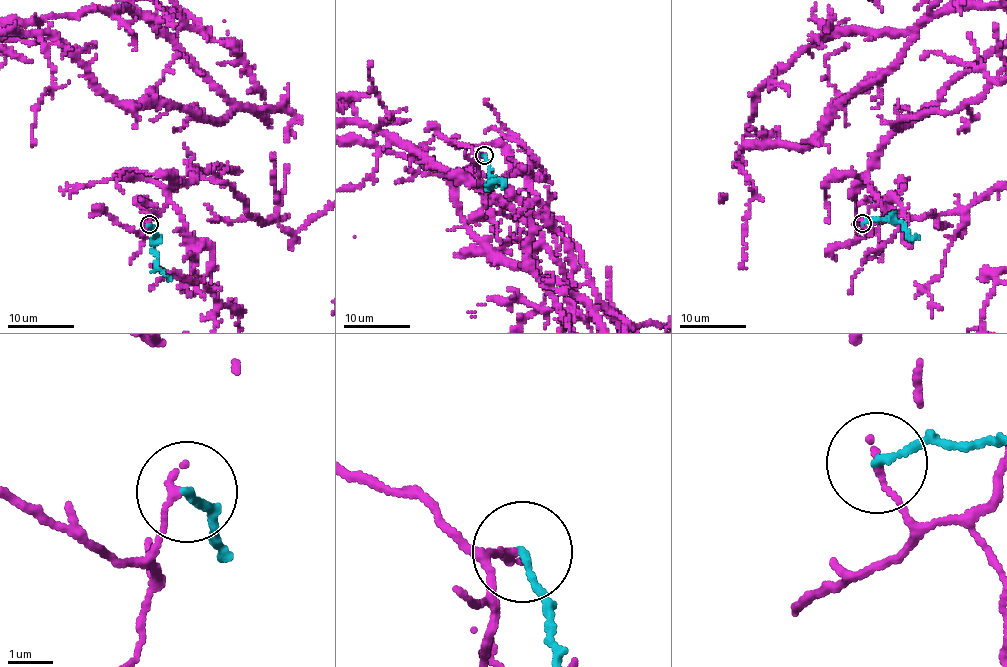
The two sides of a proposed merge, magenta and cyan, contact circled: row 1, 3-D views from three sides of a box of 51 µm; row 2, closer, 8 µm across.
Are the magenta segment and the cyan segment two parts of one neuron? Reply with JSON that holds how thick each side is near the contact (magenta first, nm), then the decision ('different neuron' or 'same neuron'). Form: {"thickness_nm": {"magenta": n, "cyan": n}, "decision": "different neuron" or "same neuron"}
{"thickness_nm": {"magenta": 180, "cyan": 160}, "decision": "different neuron"}

